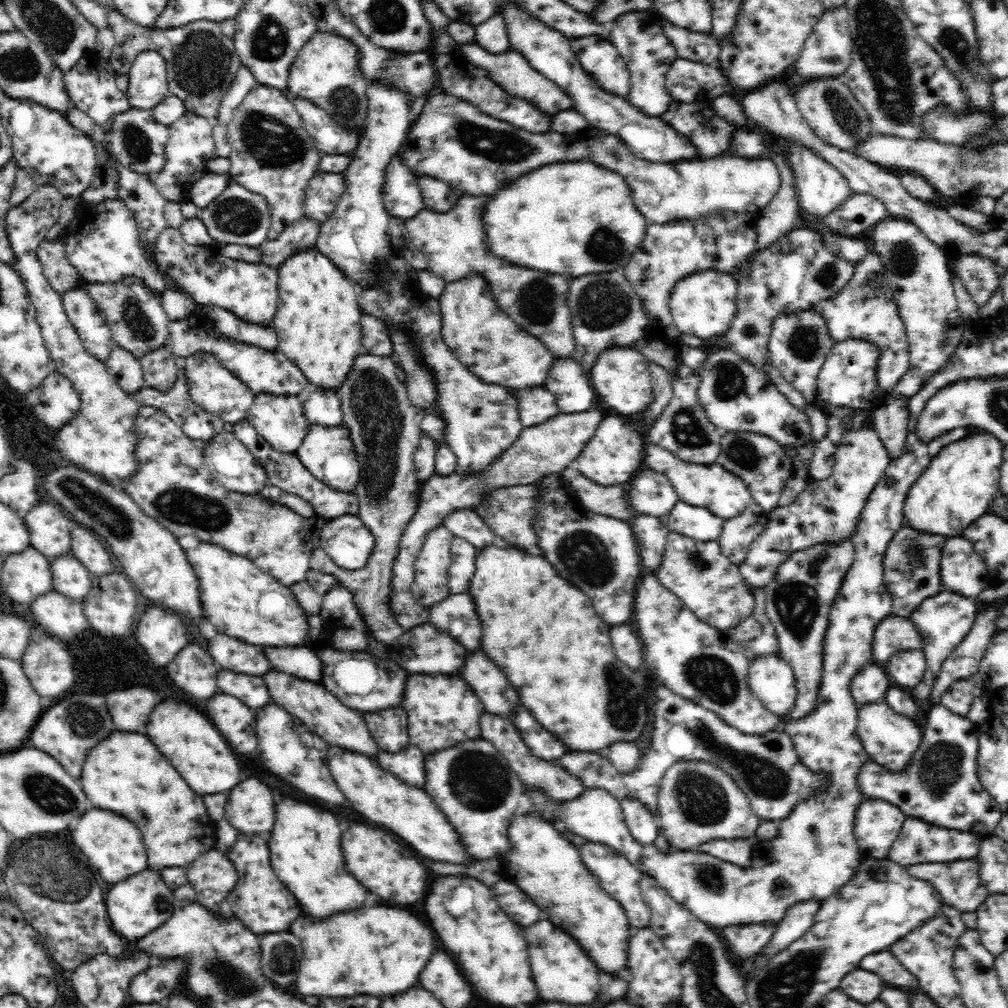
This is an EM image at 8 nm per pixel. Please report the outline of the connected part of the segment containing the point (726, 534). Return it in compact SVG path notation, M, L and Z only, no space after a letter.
M756 502L750 504L740 515L726 520L717 540L723 555L736 566L742 564L750 543L764 530L766 522L768 512Z

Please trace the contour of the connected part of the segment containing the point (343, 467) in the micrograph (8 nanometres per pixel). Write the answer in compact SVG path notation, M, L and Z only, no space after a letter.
M310 423L308 434L304 437L300 448L296 450L295 455L300 462L318 479L324 482L328 487L340 492L355 492L360 480L360 463L356 449L350 439L350 431L344 425L322 426Z

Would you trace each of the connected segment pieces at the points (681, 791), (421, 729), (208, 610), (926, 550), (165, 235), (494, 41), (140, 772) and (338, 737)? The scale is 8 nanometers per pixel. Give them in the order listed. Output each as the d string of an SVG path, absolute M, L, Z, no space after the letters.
M698 760L680 761L663 774L658 791L657 823L670 846L694 850L716 838L756 839L761 819L753 814L748 797L727 772L715 764Z
M410 676L406 682L406 696L400 706L408 713L409 744L417 746L423 753L452 748L466 740L480 739L480 716L484 715L484 706L472 692L472 688L460 676Z
M201 543L185 552L200 583L204 618L211 621L219 634L261 647L308 645L308 613L300 607L290 587L260 570L245 556L238 556L216 544Z
M903 518L900 530L892 536L886 552L884 552L884 584L892 597L893 613L901 617L908 617L928 597L936 596L944 589L939 577L939 550L944 544L946 536L918 532L905 524Z
M168 226L158 235L151 254L159 272L168 274L197 304L219 306L246 322L272 326L279 301L278 266L226 258L216 248L186 243L179 230Z
M497 12L490 20L486 20L486 22L474 27L474 40L486 51L503 53L510 49L510 39L508 39L508 29L506 29L503 14Z
M116 732L108 740L102 740L88 752L82 784L96 808L122 814L140 828L150 870L188 868L201 853L215 849L216 828L206 811L204 799L190 790L170 760L158 752L148 736Z
M274 670L264 676L270 690L270 698L277 705L283 706L291 715L304 724L308 730L320 735L327 744L336 745L352 752L373 758L382 750L370 735L362 712L346 706L342 701L320 683L296 678L294 675L282 674Z

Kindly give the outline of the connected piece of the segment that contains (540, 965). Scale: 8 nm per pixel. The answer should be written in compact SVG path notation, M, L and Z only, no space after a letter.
M540 920L526 928L528 940L528 954L530 966L534 974L534 982L542 998L550 1002L564 1002L564 1004L590 1004L594 1002L601 988L597 965L590 959L588 953L580 947L572 935L562 932L548 920Z

